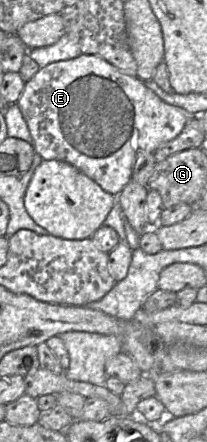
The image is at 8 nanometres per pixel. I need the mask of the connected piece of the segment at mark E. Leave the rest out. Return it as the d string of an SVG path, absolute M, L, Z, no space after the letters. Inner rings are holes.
M83 53L74 59L50 63L47 66L40 68L39 71L25 83L23 92L18 98L16 104L30 131L34 150L43 158L43 160L60 160L73 165L90 179L94 180L104 191L116 196L116 198L127 183L131 181L133 166L137 154L141 151L154 153L160 146L176 138L191 118L191 115L184 109L170 105L161 100L147 87L146 83L137 76L131 77L122 73L119 69L100 56Z

